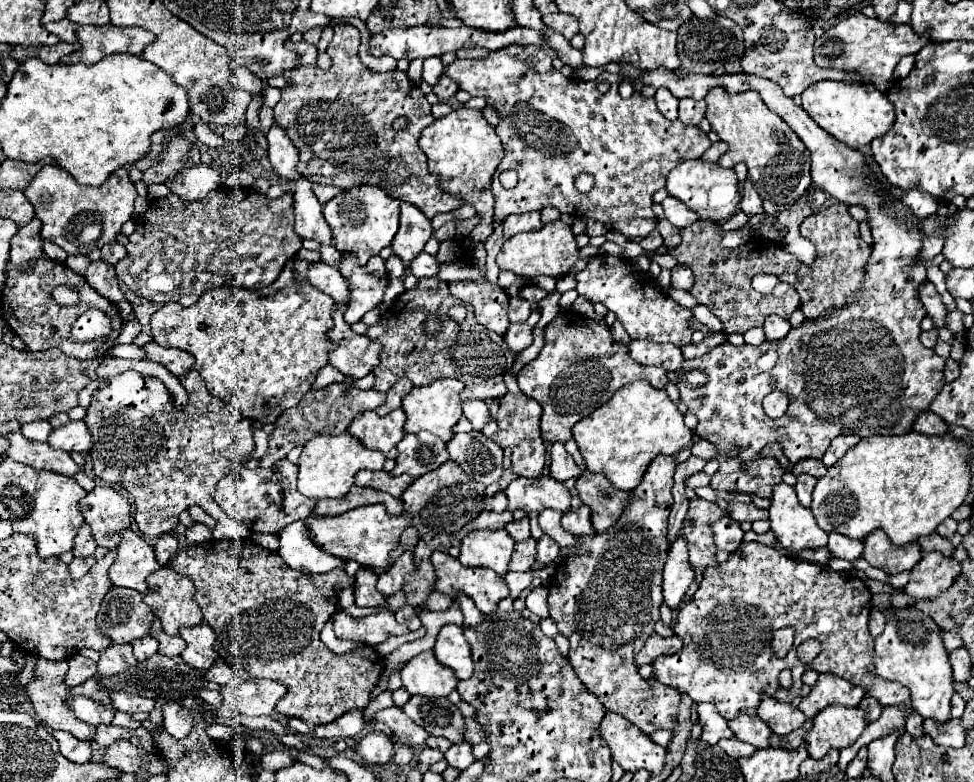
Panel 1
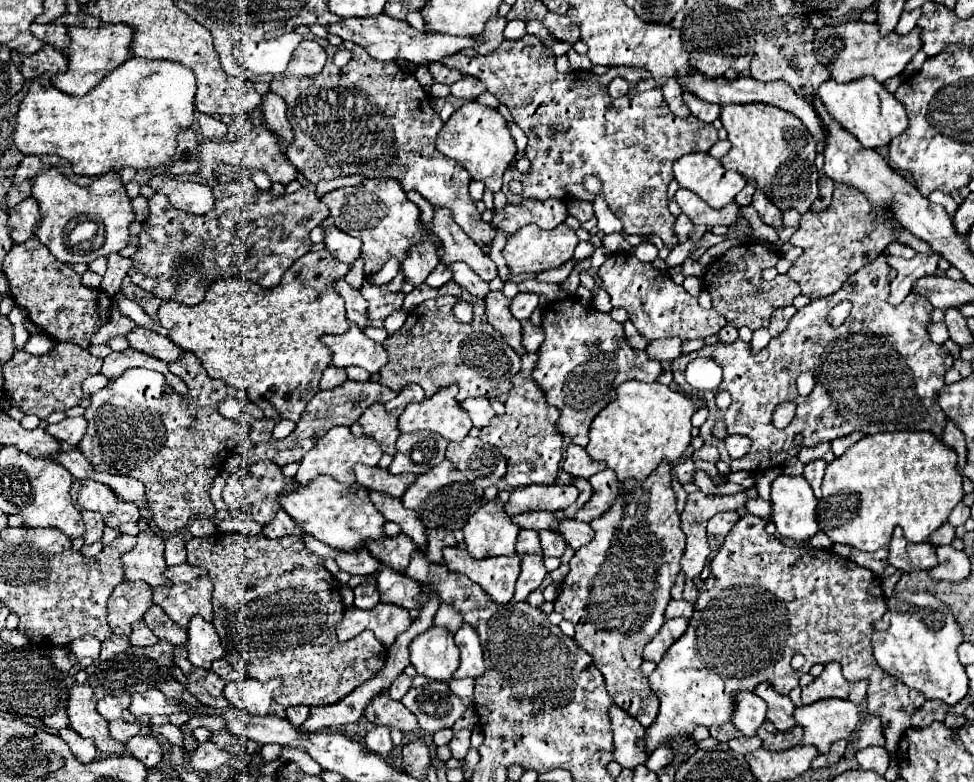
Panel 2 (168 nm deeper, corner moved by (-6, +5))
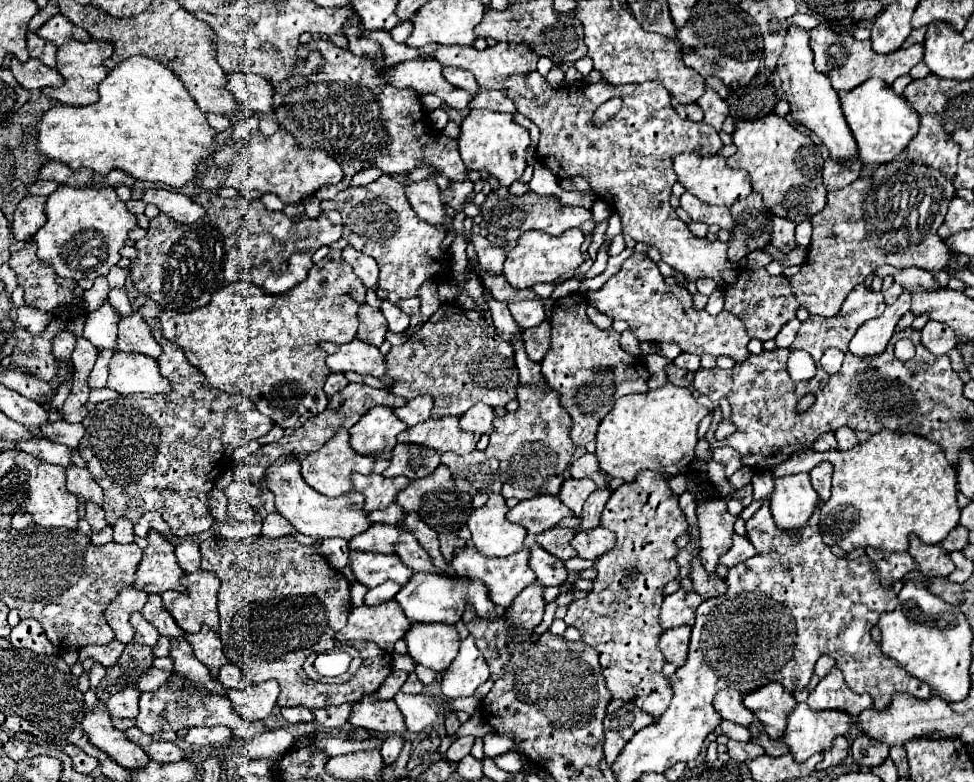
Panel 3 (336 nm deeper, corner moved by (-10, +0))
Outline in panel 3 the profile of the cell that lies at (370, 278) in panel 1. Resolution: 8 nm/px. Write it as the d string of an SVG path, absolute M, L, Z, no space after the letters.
M382 301L382 313L388 321L388 329L392 333L402 333L408 329L410 325L410 315L406 315L404 311L400 311L400 307L396 307L394 303L390 301Z

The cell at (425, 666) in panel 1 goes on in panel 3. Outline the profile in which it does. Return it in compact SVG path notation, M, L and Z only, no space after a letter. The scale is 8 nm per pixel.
M414 623L402 639L408 645L408 655L416 663L438 673L448 669L460 645L456 627L446 623Z

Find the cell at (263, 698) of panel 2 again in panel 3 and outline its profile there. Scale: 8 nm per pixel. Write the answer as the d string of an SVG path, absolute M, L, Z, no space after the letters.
M264 681L258 685L250 685L246 689L230 689L228 699L232 701L234 711L248 721L266 719L278 699L280 685L276 681Z

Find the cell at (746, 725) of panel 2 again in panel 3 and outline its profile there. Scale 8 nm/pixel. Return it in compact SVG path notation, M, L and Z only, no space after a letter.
M722 689L716 693L716 699L714 699L714 707L716 711L720 713L722 719L728 719L728 721L734 721L738 725L744 725L748 727L756 717L752 715L752 711L748 711L744 705L742 705L742 695L740 691L736 689Z

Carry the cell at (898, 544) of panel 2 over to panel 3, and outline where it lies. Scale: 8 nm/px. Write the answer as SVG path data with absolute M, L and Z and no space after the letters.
M916 535L910 537L908 551L926 577L948 577L950 571L956 569L948 551L944 551L940 545L920 543L920 539L916 539Z

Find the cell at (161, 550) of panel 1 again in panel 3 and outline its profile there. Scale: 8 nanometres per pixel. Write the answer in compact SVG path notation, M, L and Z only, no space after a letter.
M182 541L180 545L176 545L176 557L178 557L178 563L180 567L186 571L186 573L192 573L196 569L200 569L200 551L198 551L198 545L192 543L192 541Z

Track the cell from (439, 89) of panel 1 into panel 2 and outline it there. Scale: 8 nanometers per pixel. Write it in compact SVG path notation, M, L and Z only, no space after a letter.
M462 76L458 82L454 82L450 86L452 96L456 98L466 98L466 100L474 100L478 94L486 92L486 86L480 84L480 80L472 78L472 76Z

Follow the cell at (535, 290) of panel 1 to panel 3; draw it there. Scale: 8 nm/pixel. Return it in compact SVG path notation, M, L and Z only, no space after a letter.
M472 109L468 117L460 125L460 139L458 149L464 159L464 165L468 169L480 171L486 169L490 175L494 175L500 185L512 185L516 179L522 177L526 169L526 149L530 145L530 135L524 127L520 127L512 115L508 113L496 113L496 111L476 111Z

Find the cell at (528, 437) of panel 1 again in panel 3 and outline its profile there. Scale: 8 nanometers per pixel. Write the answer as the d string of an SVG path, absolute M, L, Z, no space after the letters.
M528 385L518 387L520 409L494 419L494 433L490 445L484 451L488 457L500 461L502 497L516 497L520 501L538 495L558 495L562 485L562 473L572 463L574 445L570 441L572 417L560 405L558 393L532 389Z

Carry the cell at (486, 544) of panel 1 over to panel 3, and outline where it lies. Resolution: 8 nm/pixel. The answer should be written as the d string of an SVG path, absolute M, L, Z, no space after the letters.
M490 495L486 505L474 509L468 517L472 541L482 555L508 557L524 547L526 531L518 523L510 523L506 511L506 499L502 495Z

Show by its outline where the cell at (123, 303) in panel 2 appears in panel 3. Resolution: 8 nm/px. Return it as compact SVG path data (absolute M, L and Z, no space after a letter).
M154 331L152 335L162 347L157 362L162 367L162 375L172 383L172 391L166 395L154 395L154 403L128 403L128 397L118 397L96 405L82 421L86 433L80 441L78 453L104 491L102 507L108 525L114 525L120 517L136 523L146 511L158 511L168 523L172 535L188 537L210 529L214 523L208 511L208 493L214 487L214 481L232 467L234 449L266 435L274 427L274 421L262 415L250 399L210 387L202 371L188 363L176 343L162 337L160 331Z

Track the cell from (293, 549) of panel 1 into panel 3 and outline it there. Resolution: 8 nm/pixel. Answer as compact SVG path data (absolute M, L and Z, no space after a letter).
M350 551L350 567L356 579L366 587L376 587L384 581L394 581L402 587L414 575L414 571L406 567L396 553L380 555L380 553Z

